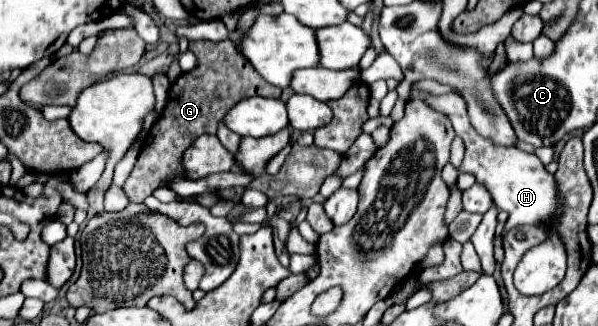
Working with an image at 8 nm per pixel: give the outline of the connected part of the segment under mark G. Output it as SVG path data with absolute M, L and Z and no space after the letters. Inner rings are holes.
M194 40L190 42L190 50L194 52L198 64L194 70L182 74L168 90L168 100L154 122L154 126L148 132L148 138L142 146L142 152L138 156L138 162L134 170L130 172L124 192L130 198L130 202L144 202L158 186L162 186L162 180L184 176L184 170L180 166L182 152L202 134L216 134L218 124L222 116L240 100L250 96L264 96L264 98L280 98L280 88L268 84L262 80L258 72L254 72L252 64L244 60L232 42L206 42L206 40Z

